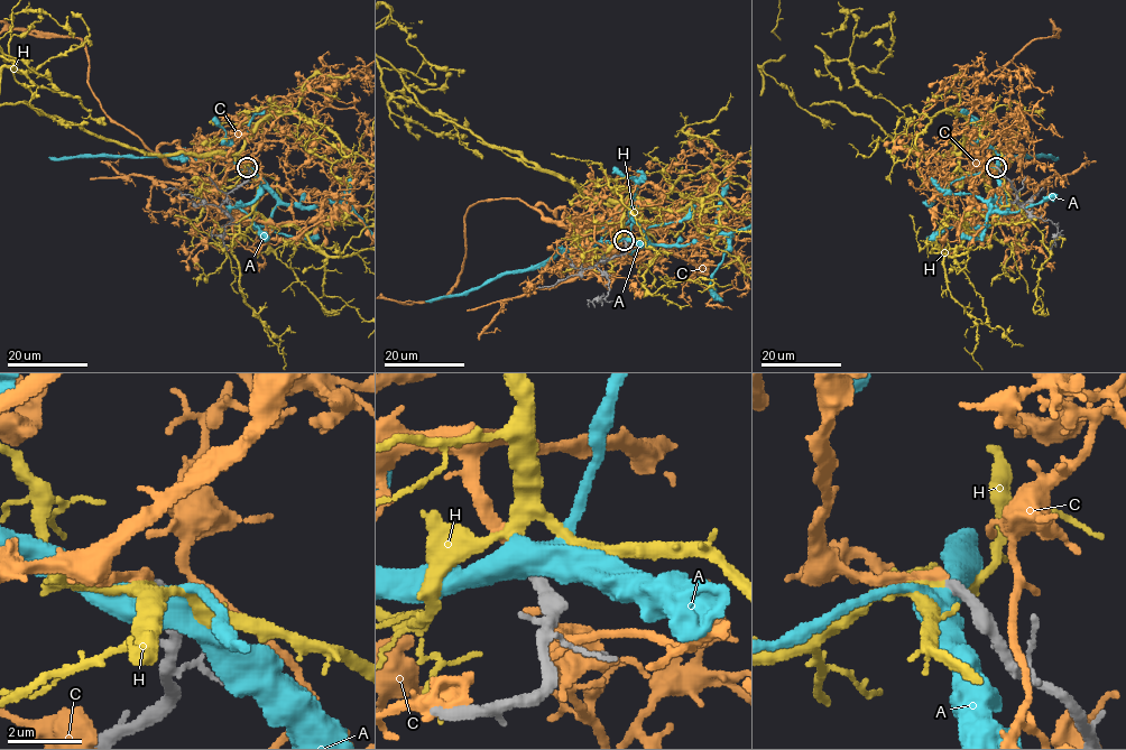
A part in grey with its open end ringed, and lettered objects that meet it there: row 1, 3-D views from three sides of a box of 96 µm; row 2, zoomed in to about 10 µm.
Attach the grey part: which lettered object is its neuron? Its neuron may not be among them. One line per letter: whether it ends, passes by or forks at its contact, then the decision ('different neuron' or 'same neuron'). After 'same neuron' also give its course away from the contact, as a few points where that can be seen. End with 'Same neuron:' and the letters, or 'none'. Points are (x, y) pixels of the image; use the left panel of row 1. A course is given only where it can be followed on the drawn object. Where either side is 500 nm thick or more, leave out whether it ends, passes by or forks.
A: different neuron
C: it ends; different neuron
H: it passes by; same neuron
Same neuron: H

